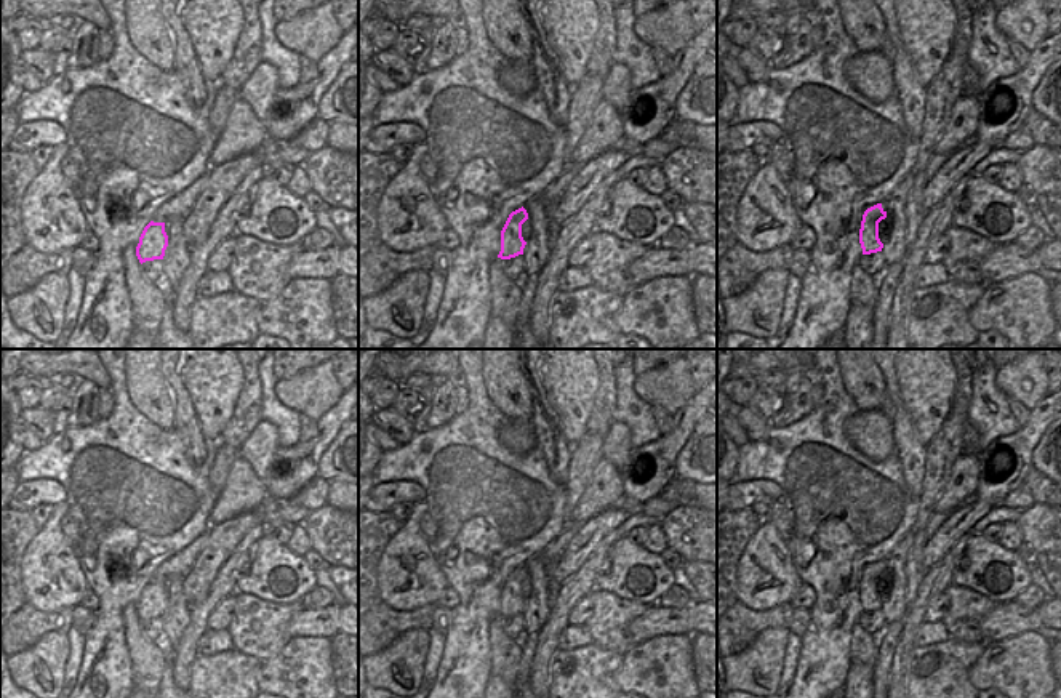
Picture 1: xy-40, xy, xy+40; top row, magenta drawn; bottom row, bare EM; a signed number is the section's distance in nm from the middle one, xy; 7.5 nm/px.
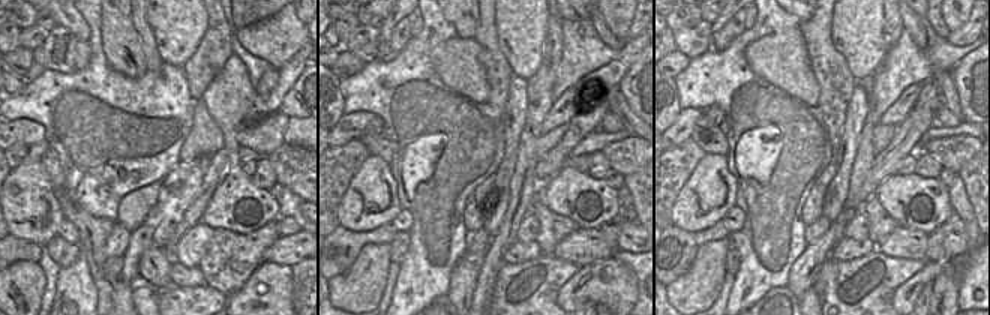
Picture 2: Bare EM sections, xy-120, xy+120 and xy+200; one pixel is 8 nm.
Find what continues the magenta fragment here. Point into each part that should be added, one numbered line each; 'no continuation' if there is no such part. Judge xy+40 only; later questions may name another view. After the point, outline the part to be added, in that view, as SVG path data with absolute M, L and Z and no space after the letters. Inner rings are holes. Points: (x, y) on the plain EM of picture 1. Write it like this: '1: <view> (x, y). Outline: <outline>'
1: xy+40 (885, 583). Outline: M887 575L879 581L879 597L883 604L888 600L890 592L891 592L891 578Z

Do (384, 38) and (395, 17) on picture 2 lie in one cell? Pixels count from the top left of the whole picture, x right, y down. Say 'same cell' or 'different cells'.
same cell

